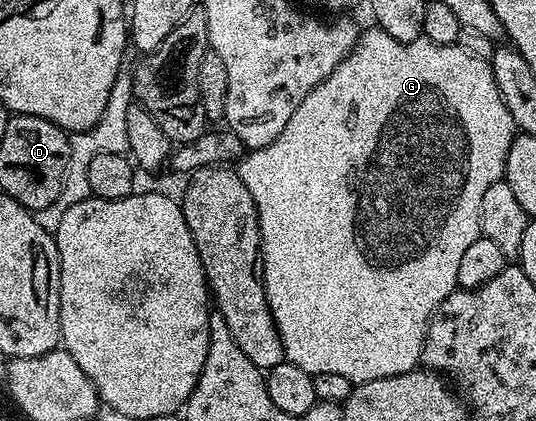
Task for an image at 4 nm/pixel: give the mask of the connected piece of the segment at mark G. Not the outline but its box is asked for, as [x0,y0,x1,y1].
[235,25,518,385]

